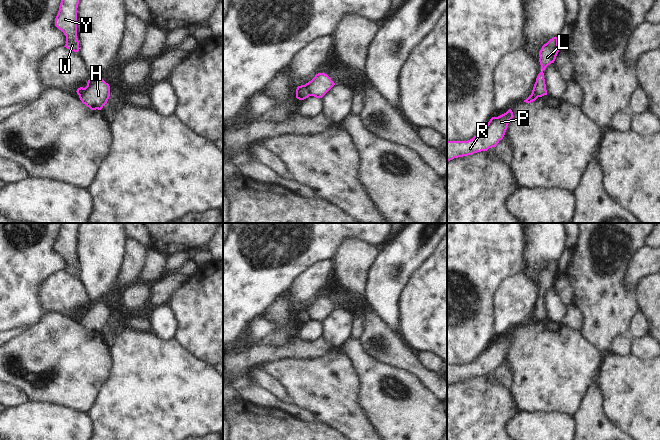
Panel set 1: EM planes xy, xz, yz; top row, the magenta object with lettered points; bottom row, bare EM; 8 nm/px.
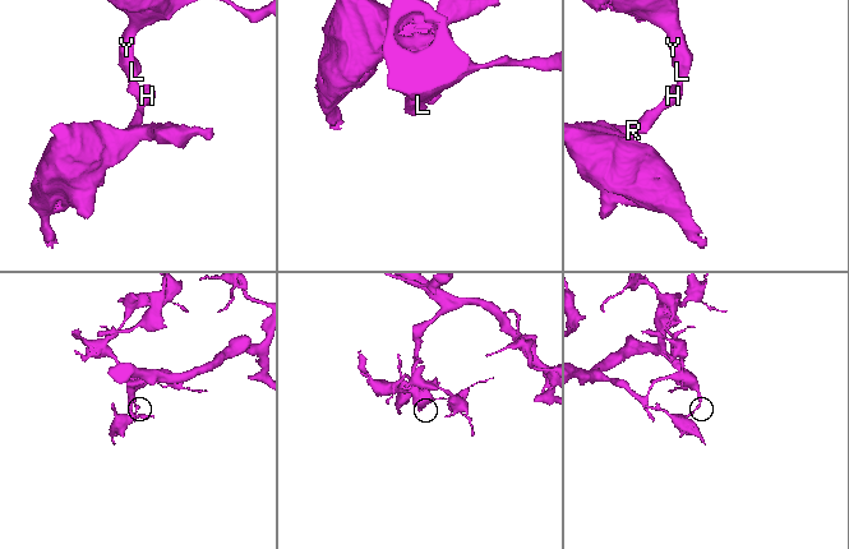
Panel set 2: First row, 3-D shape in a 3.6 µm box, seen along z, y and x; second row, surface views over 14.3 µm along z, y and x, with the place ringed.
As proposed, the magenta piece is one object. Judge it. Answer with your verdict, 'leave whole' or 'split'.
split

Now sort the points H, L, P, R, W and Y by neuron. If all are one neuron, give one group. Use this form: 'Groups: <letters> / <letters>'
Groups: H P R / L W Y.

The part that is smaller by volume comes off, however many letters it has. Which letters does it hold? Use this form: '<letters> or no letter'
H, P, R

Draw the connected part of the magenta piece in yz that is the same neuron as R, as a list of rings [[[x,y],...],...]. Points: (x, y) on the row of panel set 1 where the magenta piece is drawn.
[[[509,109],[498,117],[492,117],[488,124],[472,139],[468,141],[447,141],[447,162],[454,158],[496,147],[499,141],[503,139],[512,118],[513,112]]]

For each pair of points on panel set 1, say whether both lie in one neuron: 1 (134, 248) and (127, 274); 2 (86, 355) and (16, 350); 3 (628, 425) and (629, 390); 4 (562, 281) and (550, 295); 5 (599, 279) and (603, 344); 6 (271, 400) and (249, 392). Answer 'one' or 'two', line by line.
1: one
2: one
3: one
4: two
5: one
6: one

